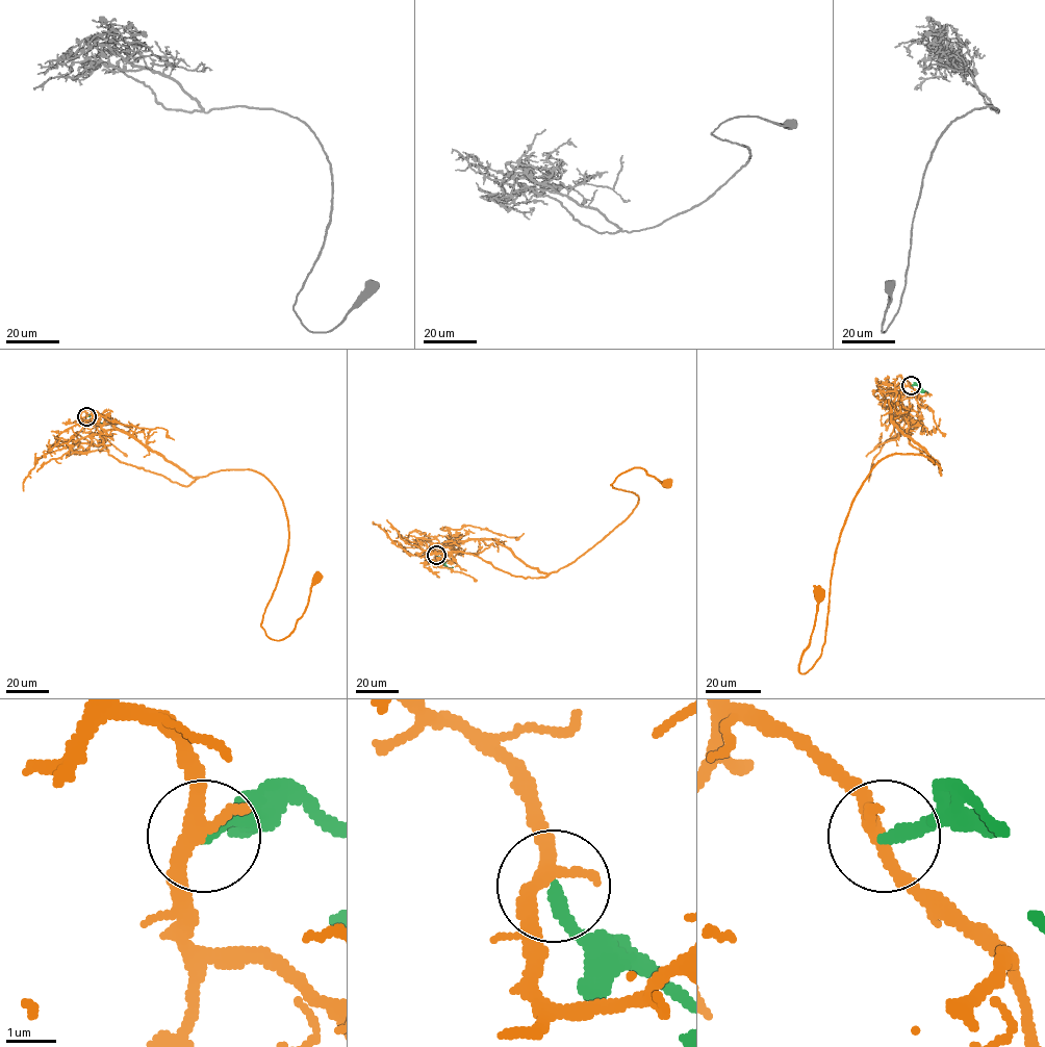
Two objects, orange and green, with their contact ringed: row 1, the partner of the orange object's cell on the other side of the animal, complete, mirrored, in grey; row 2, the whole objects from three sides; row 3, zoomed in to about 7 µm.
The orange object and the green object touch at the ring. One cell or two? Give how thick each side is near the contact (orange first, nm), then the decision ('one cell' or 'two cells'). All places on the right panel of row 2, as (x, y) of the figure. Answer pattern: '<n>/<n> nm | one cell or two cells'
280/260 nm | two cells

